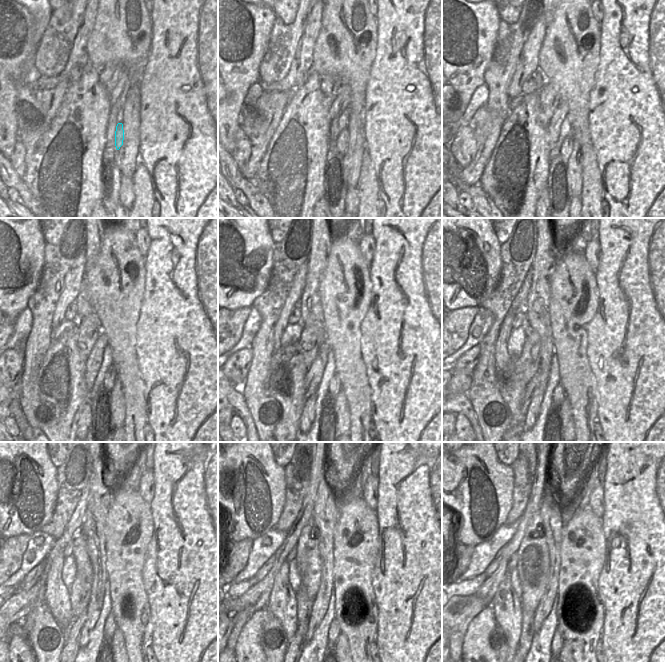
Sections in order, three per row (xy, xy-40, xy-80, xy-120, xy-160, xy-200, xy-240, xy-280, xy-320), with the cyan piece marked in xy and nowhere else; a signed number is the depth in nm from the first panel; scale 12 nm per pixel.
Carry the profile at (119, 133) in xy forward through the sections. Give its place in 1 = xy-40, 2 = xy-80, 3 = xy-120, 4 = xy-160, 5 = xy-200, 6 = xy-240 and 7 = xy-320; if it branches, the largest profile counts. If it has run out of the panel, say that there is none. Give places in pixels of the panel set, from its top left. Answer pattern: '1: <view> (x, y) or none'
1: xy-40 (342, 142)
2: xy-80 (566, 147)
3: xy-120 (110, 378)
4: xy-160 (334, 387)
5: xy-200 (558, 397)
6: xy-240 (110, 627)
7: xy-320 (557, 643)

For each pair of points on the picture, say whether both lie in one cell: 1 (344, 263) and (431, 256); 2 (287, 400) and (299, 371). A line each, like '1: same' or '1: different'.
1: different
2: same

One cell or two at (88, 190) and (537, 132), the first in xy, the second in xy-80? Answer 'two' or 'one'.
one

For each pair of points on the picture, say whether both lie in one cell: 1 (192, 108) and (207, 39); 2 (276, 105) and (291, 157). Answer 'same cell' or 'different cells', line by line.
1: same cell
2: different cells

